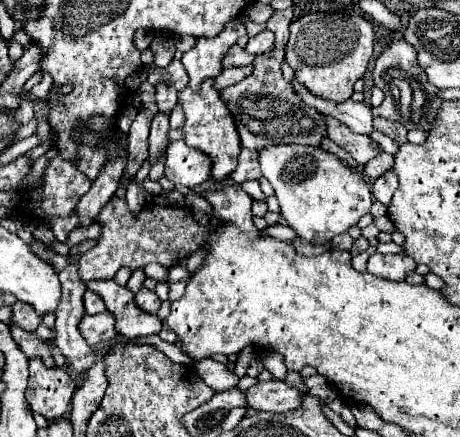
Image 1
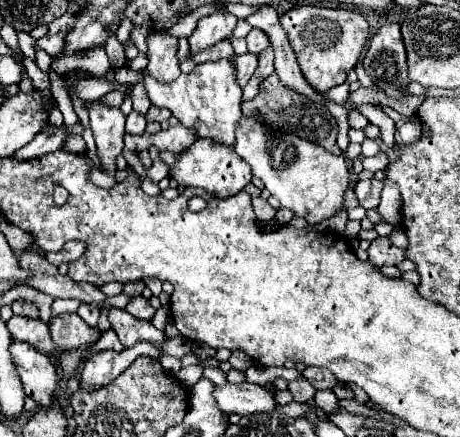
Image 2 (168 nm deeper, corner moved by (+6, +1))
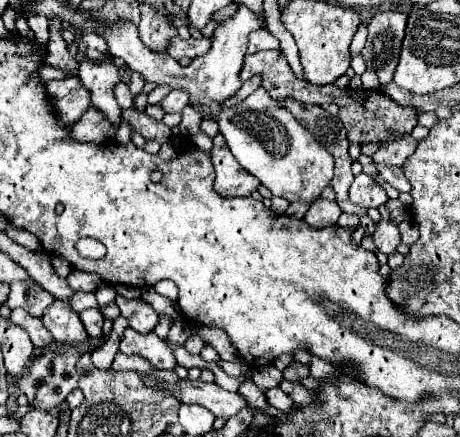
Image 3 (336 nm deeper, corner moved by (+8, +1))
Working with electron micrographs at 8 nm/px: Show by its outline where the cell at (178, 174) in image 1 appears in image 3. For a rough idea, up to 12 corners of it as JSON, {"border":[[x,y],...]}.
{"border":[[220,133],[214,137],[214,189],[228,197],[252,195],[260,181],[238,161]]}

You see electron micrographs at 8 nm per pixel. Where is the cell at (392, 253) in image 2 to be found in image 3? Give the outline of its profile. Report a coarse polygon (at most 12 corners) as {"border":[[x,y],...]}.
{"border":[[382,219],[374,231],[374,245],[390,255],[400,243],[398,223]]}

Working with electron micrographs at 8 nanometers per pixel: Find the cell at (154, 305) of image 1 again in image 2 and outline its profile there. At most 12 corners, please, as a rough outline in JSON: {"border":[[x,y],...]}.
{"border":[[142,295],[132,297],[126,311],[150,321],[154,307]]}

